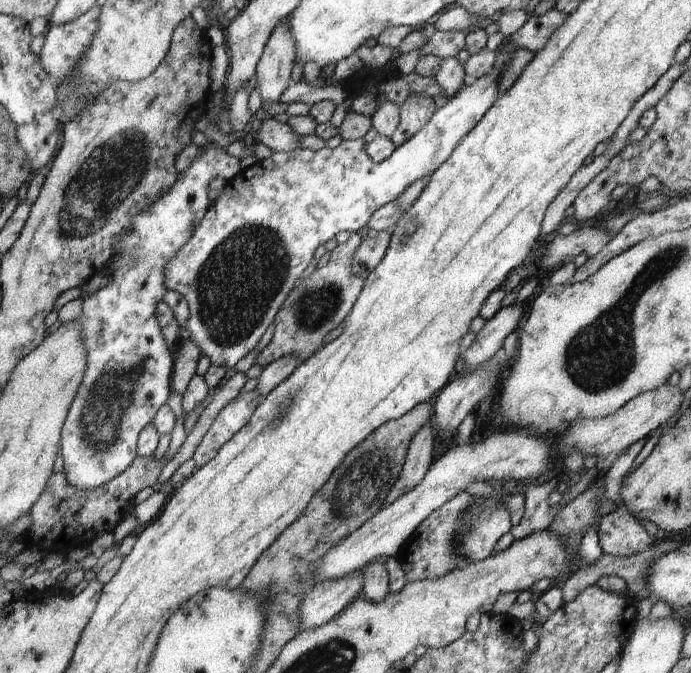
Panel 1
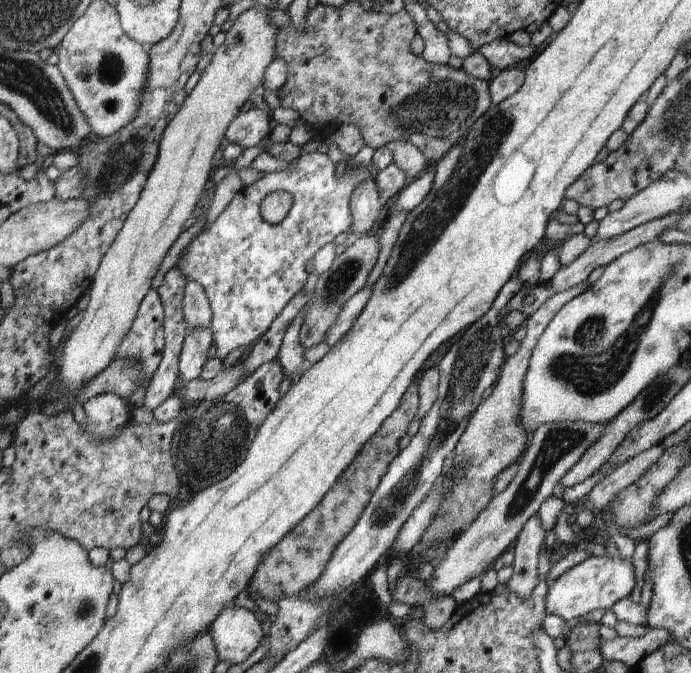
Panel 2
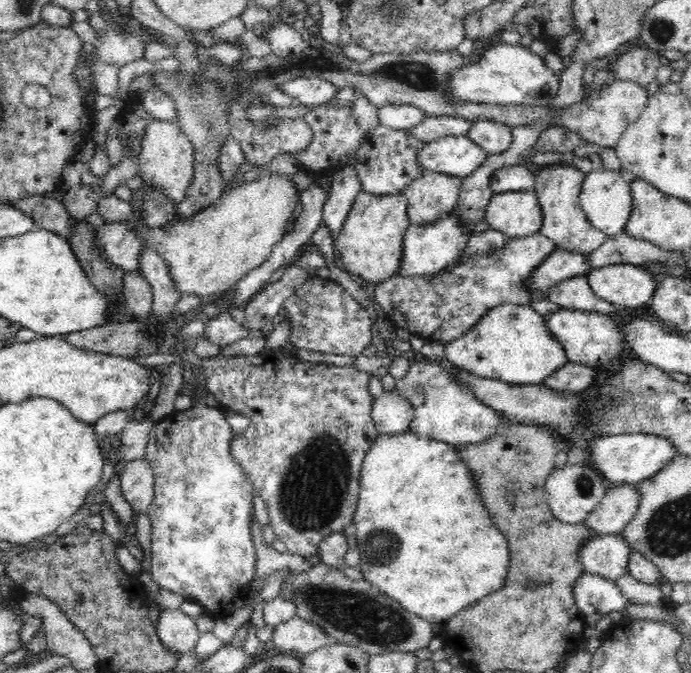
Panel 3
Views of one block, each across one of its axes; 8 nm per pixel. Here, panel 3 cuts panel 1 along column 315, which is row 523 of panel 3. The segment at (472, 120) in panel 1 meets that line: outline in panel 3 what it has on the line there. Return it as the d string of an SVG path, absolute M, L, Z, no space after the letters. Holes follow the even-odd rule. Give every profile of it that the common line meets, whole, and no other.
M192 405L188 410L174 411L167 414L161 421L155 424L149 434L147 451L145 458L148 459L152 472L154 473L154 500L150 504L150 508L146 512L150 517L152 536L151 536L151 556L152 568L150 573L154 581L171 592L181 595L186 600L192 600L210 616L216 620L224 618L228 614L234 613L237 608L240 609L247 602L251 595L251 582L255 578L257 556L256 547L254 547L254 539L252 539L252 516L254 516L254 502L252 498L256 494L254 485L250 475L244 473L244 469L240 469L240 463L232 456L230 451L230 442L236 436L222 407L214 407L209 405Z

